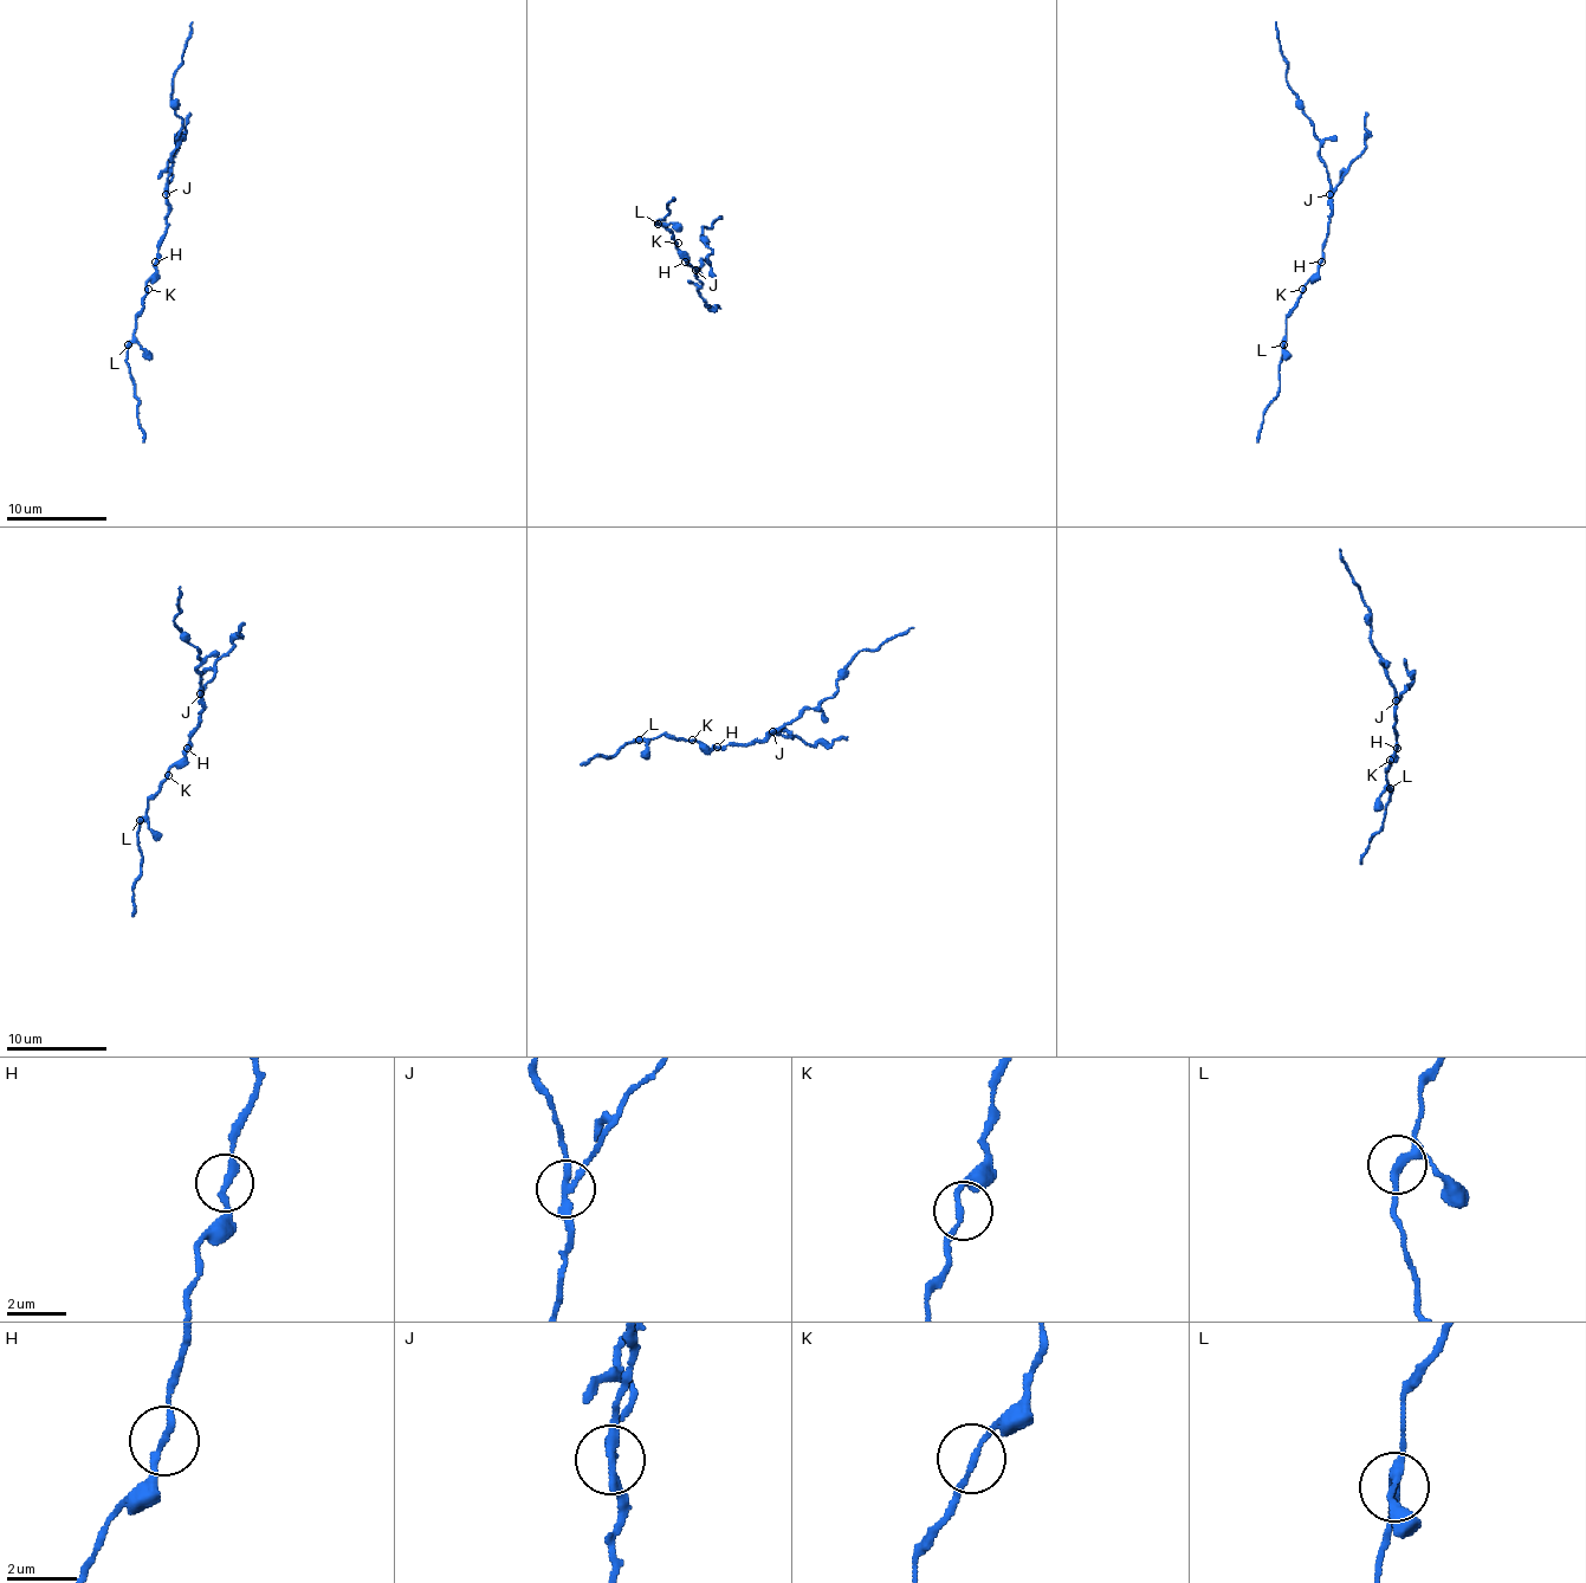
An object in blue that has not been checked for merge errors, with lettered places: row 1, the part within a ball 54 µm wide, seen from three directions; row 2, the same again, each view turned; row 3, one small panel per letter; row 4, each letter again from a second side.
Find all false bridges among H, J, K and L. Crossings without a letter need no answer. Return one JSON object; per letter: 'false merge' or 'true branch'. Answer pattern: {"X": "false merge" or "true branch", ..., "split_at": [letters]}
{"H": "true branch", "J": "false merge", "K": "true branch", "L": "true branch", "split_at": ["J"]}

